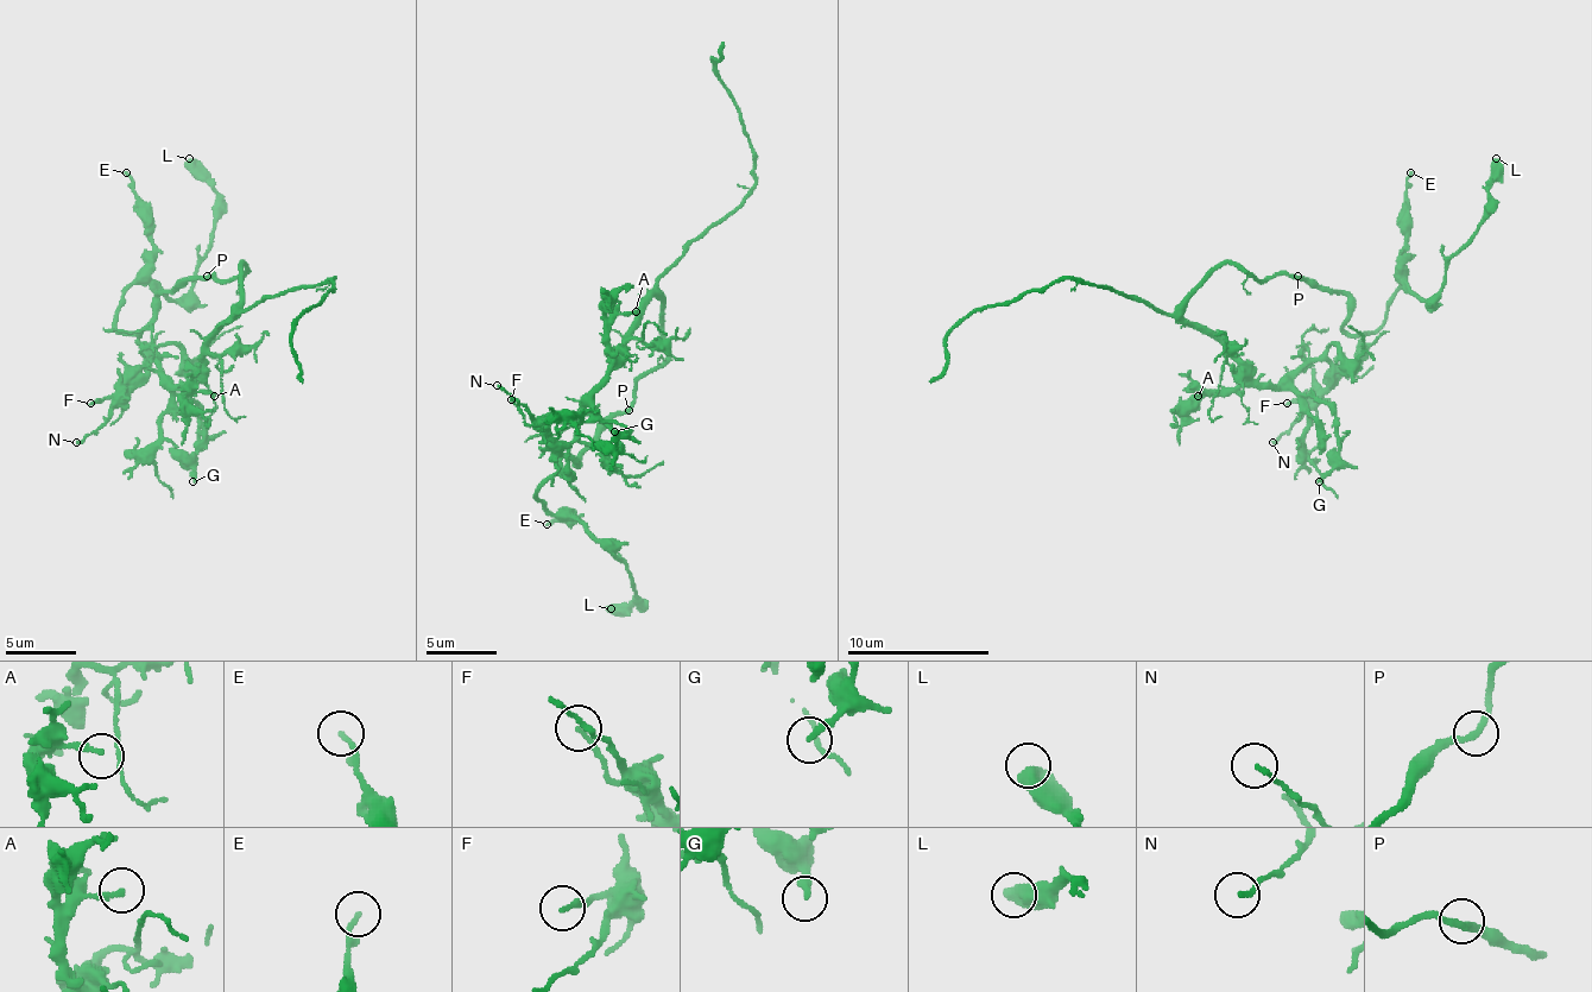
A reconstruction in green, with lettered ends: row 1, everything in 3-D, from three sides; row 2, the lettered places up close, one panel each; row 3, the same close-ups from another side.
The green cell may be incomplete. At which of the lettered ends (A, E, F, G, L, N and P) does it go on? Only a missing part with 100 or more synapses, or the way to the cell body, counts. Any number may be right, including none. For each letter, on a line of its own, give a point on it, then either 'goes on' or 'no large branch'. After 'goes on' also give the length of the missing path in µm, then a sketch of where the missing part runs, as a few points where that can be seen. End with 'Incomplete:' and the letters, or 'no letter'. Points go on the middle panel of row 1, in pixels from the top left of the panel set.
A: at (636, 311); no large branch
E: at (547, 524); no large branch
F: at (511, 399); no large branch
G: at (614, 431); no large branch
L: at (611, 608); no large branch
N: at (497, 385); no large branch
P: at (629, 410); no large branch
Incomplete: no letter

